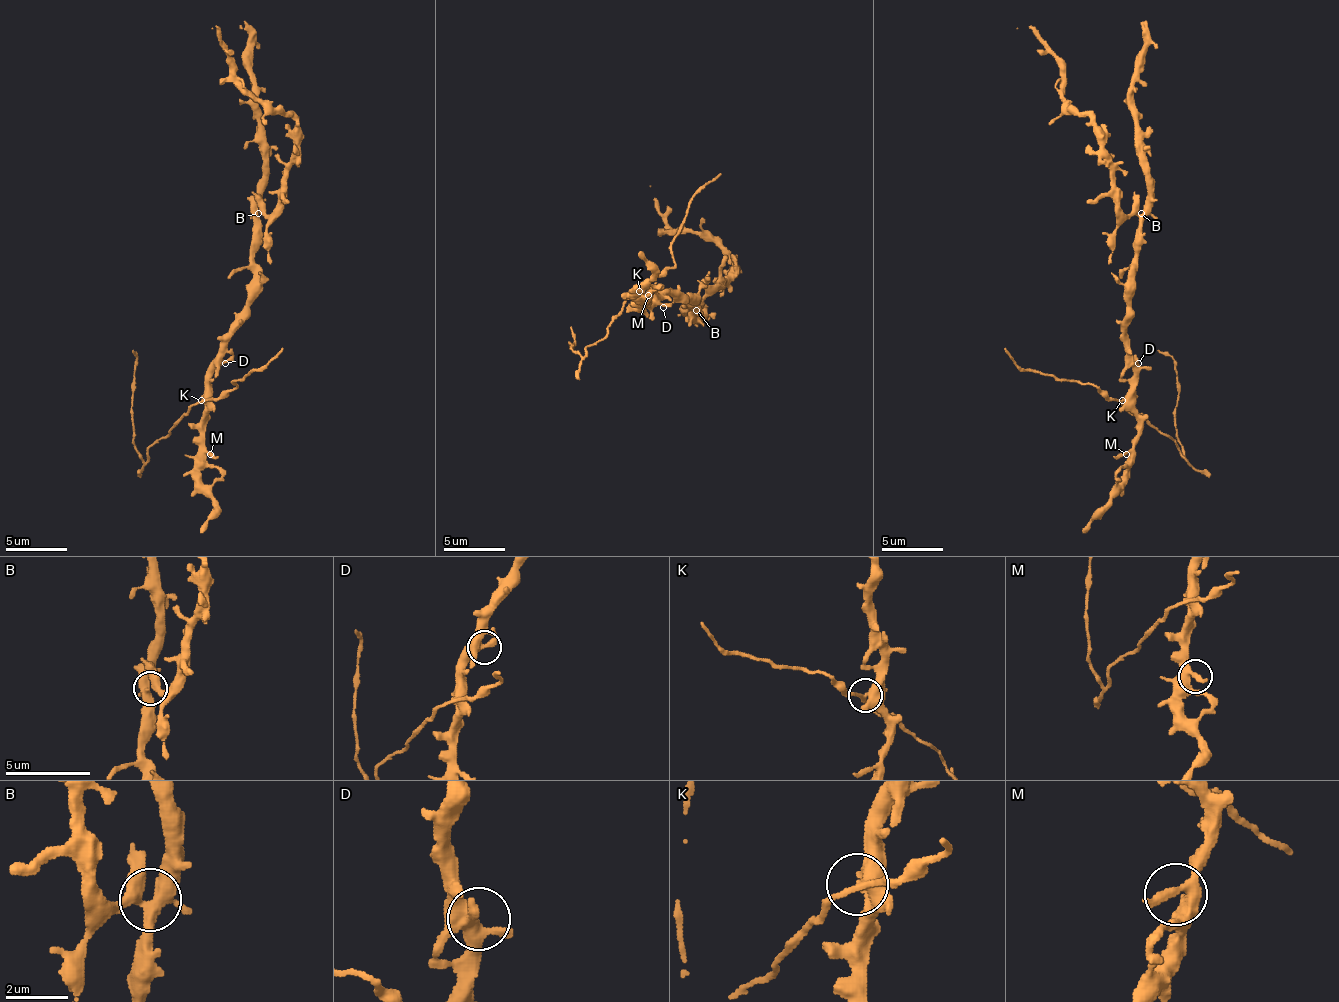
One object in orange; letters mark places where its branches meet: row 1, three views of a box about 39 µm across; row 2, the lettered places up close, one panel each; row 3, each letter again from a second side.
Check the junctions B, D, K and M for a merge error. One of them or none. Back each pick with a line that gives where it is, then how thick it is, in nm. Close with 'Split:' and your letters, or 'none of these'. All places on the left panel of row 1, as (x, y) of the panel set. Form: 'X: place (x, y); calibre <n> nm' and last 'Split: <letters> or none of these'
K: place (201, 400); calibre 320 nm
Split: K

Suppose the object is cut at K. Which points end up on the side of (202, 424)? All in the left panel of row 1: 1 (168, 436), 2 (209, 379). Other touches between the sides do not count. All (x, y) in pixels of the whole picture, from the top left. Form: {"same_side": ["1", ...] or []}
{"same_side": ["2"]}

